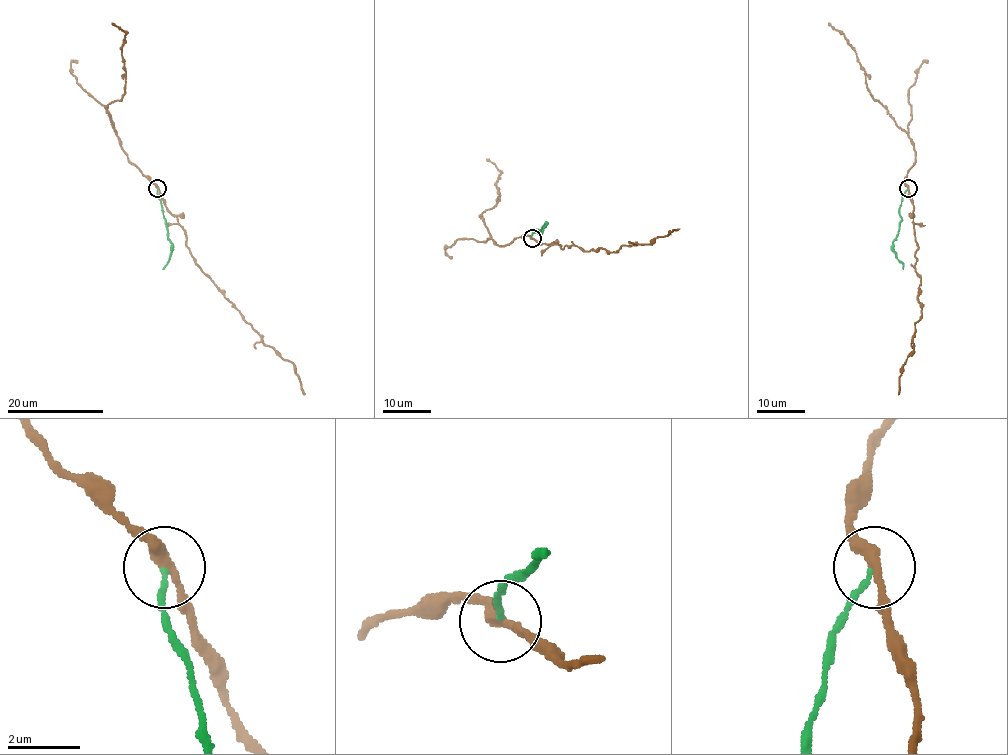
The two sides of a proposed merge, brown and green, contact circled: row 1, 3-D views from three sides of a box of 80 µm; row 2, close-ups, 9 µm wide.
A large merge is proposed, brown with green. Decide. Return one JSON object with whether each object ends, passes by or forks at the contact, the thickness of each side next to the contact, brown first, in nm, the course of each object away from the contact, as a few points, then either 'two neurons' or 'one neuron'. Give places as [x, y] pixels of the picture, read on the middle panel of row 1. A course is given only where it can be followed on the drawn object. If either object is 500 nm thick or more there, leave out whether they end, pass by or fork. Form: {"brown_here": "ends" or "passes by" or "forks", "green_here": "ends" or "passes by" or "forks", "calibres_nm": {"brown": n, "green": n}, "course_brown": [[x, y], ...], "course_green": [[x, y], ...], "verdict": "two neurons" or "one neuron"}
{"brown_here": "passes by", "green_here": "ends", "calibres_nm": {"brown": 280, "green": 150}, "course_brown": [[531, 238], [561, 248], [577, 246], [585, 252], [604, 248], [616, 252], [622, 246], [651, 243], [679, 229]], "course_green": [[531, 237], [546, 223], [537, 234]], "verdict": "two neurons"}

